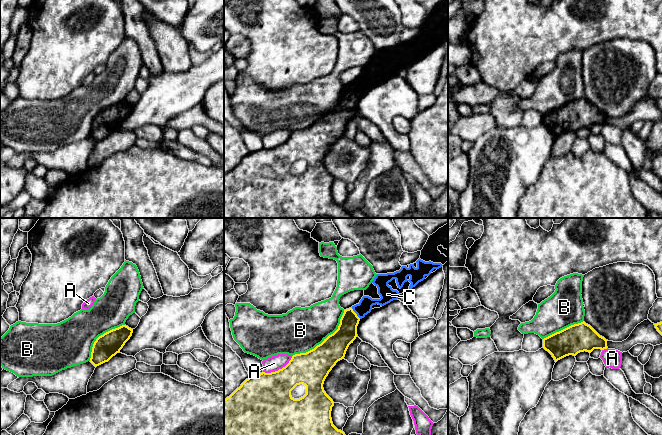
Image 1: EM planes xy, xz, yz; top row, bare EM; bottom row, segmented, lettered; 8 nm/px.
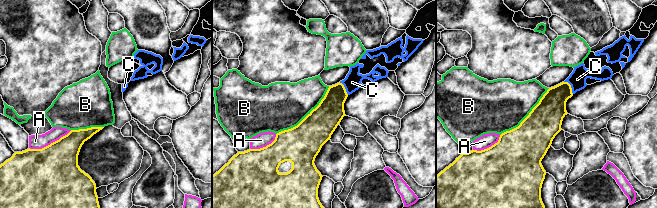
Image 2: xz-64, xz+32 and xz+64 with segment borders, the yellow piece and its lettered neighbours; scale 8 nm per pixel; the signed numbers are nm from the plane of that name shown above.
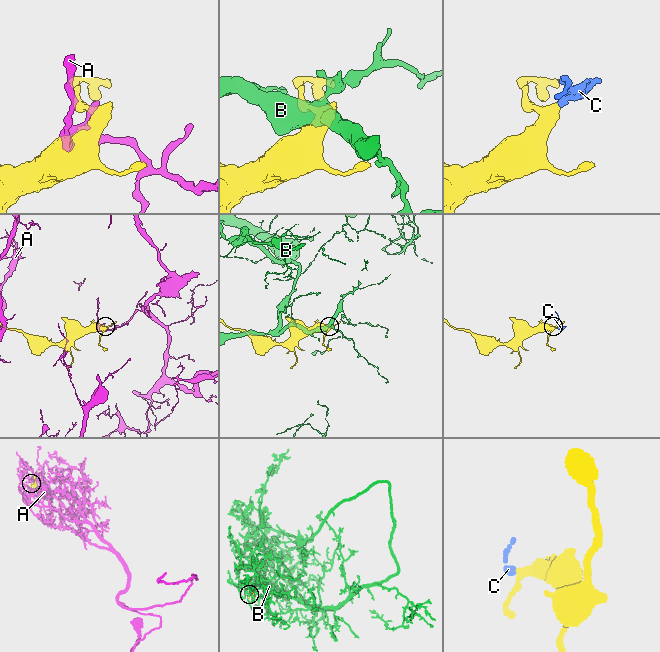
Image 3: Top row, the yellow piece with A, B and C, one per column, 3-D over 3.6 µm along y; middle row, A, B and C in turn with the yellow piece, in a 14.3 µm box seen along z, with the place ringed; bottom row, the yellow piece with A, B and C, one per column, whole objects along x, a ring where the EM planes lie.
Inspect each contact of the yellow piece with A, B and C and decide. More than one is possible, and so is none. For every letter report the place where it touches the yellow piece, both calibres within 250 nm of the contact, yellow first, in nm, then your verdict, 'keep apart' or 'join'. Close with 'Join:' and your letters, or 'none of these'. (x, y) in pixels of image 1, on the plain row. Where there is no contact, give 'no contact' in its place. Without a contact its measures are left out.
A: xz (279, 145) | 400/120 nm | keep apart
B: xz (324, 116) | 280/360 nm | keep apart
C: xz (355, 89) | 160/120 nm | join
Join: C

